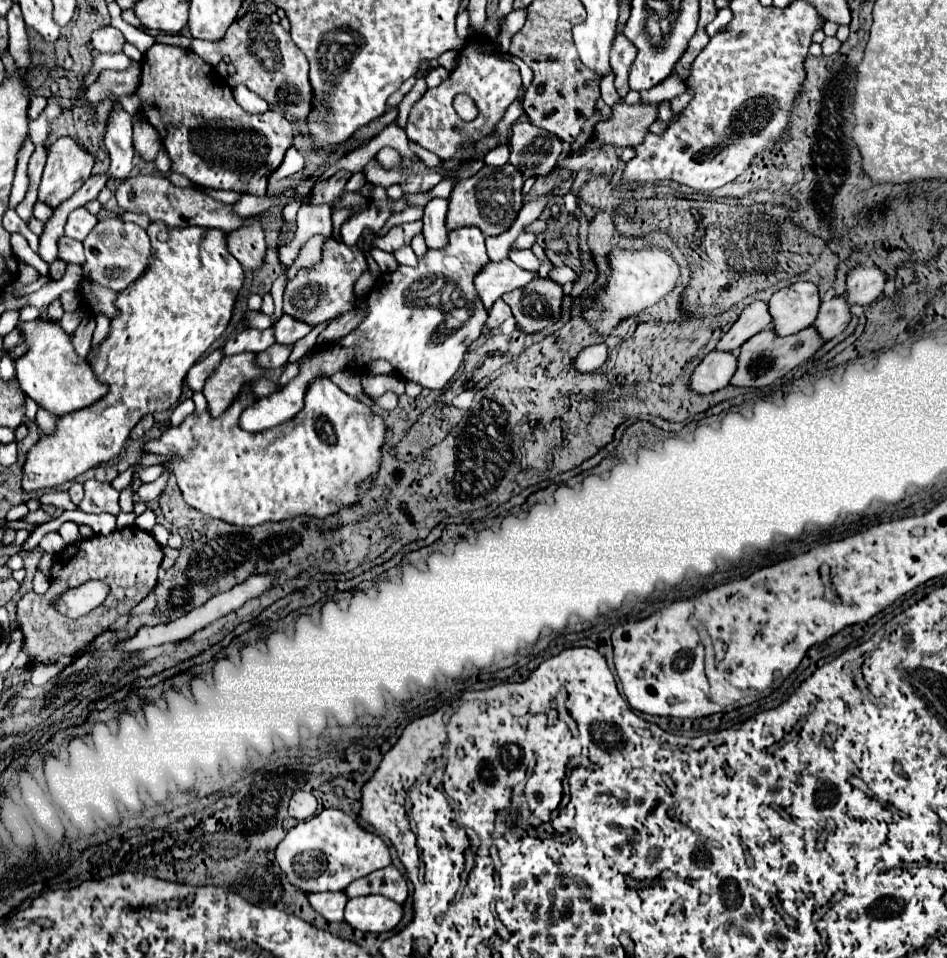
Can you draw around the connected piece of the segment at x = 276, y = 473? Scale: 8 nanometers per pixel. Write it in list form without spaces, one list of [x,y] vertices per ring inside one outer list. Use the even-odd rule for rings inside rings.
[[[318,378],[306,392],[306,404],[302,412],[272,430],[252,434],[244,432],[238,426],[242,410],[256,402],[246,386],[242,390],[242,398],[236,398],[220,418],[212,418],[206,398],[202,394],[194,394],[194,414],[190,414],[180,426],[164,430],[160,440],[152,440],[144,446],[146,454],[176,456],[172,466],[182,490],[182,498],[188,506],[210,518],[224,520],[234,526],[260,526],[266,522],[282,522],[304,514],[324,520],[336,514],[342,506],[352,506],[358,502],[358,486],[364,482],[374,482],[380,470],[380,448],[384,446],[388,436],[388,424],[380,414],[374,414],[360,400],[344,394],[330,378]],[[318,420],[322,420],[320,428],[316,428]]]

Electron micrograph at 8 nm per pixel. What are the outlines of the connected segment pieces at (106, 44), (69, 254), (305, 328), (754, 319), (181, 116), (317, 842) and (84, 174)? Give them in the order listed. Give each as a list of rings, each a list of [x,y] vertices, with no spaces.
[[[104,26],[96,32],[92,32],[92,44],[98,52],[122,52],[124,46],[124,36],[120,30],[112,26]]]
[[[62,236],[58,240],[58,248],[60,248],[60,258],[64,262],[68,262],[68,264],[84,264],[84,248],[82,248],[82,242]]]
[[[286,314],[272,328],[274,328],[274,334],[276,334],[276,342],[284,344],[284,346],[296,344],[300,338],[304,338],[312,330],[310,324],[294,320],[294,318],[286,316]]]
[[[754,302],[744,308],[740,318],[732,324],[732,328],[720,338],[714,350],[718,352],[734,352],[738,350],[746,340],[762,332],[772,324],[772,316],[768,312],[766,302]]]
[[[154,44],[142,60],[142,78],[140,86],[134,94],[140,98],[140,114],[156,128],[160,134],[162,146],[172,160],[172,170],[184,174],[194,184],[206,188],[234,190],[240,194],[264,196],[270,174],[280,166],[284,152],[288,150],[292,136],[292,124],[284,118],[282,112],[268,110],[264,114],[248,114],[244,112],[232,96],[232,88],[224,78],[214,74],[216,70],[200,60],[192,50]]]
[[[297,790],[290,798],[289,815],[296,820],[306,820],[296,826],[296,856],[304,858],[296,862],[296,868],[282,872],[286,872],[286,876],[288,872],[300,872],[300,876],[306,876],[304,892],[322,892],[322,894],[308,894],[312,908],[318,914],[322,914],[328,922],[342,922],[344,906],[348,902],[348,898],[344,896],[344,888],[348,888],[350,882],[368,876],[370,872],[386,868],[388,864],[392,864],[392,858],[384,840],[374,832],[364,830],[354,818],[334,808],[322,810],[318,816],[314,816],[317,808],[318,802],[309,791]]]
[[[58,138],[46,146],[46,166],[40,182],[38,200],[56,208],[68,200],[92,174],[94,158],[82,150],[72,138]]]

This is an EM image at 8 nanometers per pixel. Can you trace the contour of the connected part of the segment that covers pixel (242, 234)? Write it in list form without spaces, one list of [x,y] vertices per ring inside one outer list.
[[[260,224],[246,226],[242,230],[228,234],[228,250],[248,272],[258,272],[266,258],[266,240]]]

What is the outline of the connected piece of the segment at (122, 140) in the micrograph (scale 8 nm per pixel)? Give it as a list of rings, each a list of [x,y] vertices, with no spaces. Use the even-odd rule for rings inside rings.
[[[116,108],[114,112],[110,112],[110,118],[108,118],[108,126],[106,126],[106,148],[110,152],[110,170],[108,170],[108,176],[112,180],[126,180],[134,168],[134,146],[132,146],[132,116],[120,108]]]

